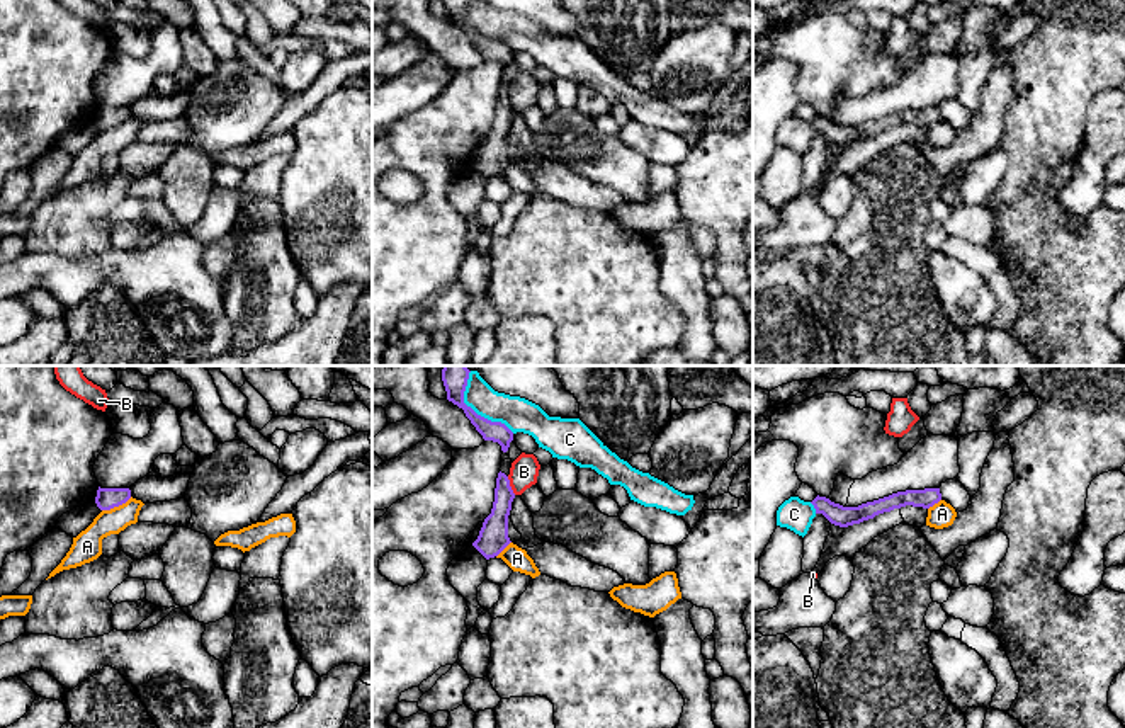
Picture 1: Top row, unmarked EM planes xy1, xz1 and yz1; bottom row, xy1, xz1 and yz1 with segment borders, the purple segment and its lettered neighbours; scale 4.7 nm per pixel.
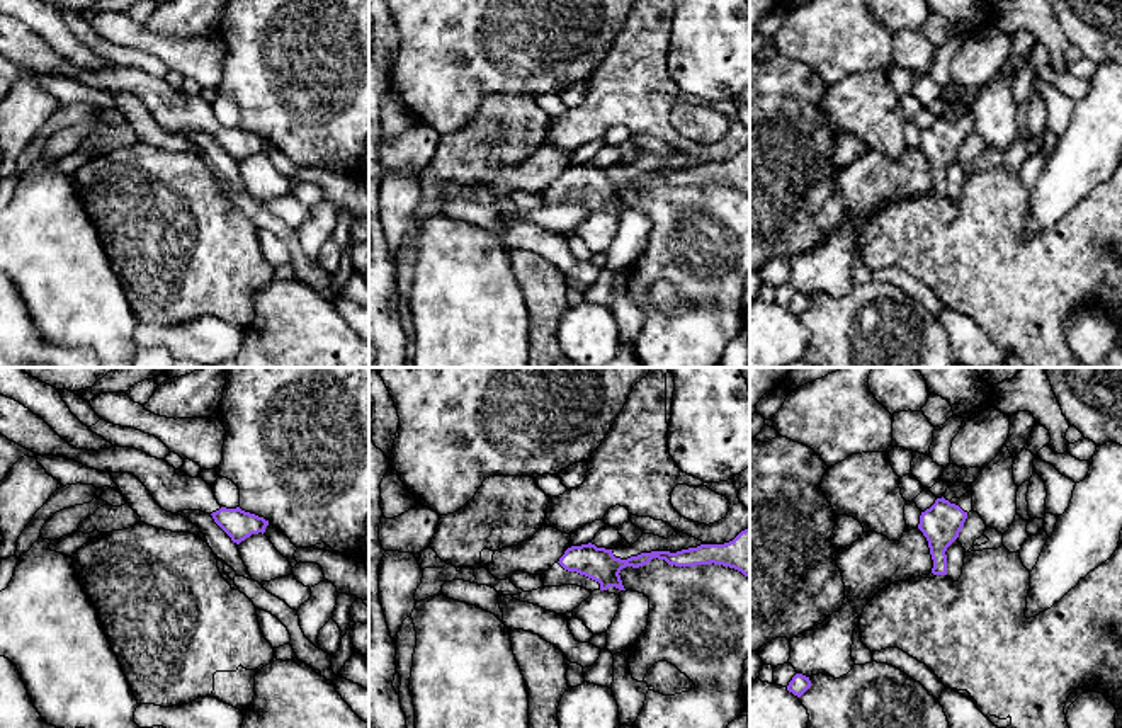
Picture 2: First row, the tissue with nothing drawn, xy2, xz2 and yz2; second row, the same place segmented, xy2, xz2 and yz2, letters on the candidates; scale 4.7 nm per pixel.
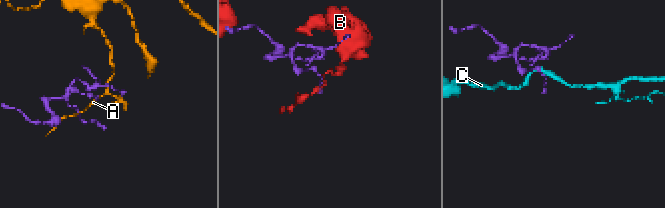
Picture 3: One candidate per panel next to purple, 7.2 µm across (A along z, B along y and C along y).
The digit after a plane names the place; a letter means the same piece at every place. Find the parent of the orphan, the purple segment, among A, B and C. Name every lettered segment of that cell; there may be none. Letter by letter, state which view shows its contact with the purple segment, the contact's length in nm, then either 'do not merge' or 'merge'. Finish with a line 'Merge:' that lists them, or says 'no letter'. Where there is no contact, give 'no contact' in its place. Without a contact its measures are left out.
A: meets purple in xy1; contact 160 nm long; do not merge
B: meets purple in xz1; contact 100 nm long; do not merge
C: meets purple in xz1; contact 340 nm long; do not merge
Merge: no letter

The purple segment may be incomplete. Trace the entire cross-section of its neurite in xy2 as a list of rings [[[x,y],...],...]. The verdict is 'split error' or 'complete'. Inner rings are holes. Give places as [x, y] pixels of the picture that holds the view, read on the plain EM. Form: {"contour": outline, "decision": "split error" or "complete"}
{"contour": [[[0,14],[0,53],[36,75],[68,77],[97,90],[134,94],[163,129],[172,133],[184,129],[211,133],[214,141],[236,163],[252,153],[264,153],[269,145],[269,139],[264,136],[245,131],[240,126],[221,126],[211,104],[201,95],[187,95],[165,78],[119,65],[99,70],[76,68],[29,27],[3,14]]], "decision": "split error"}

